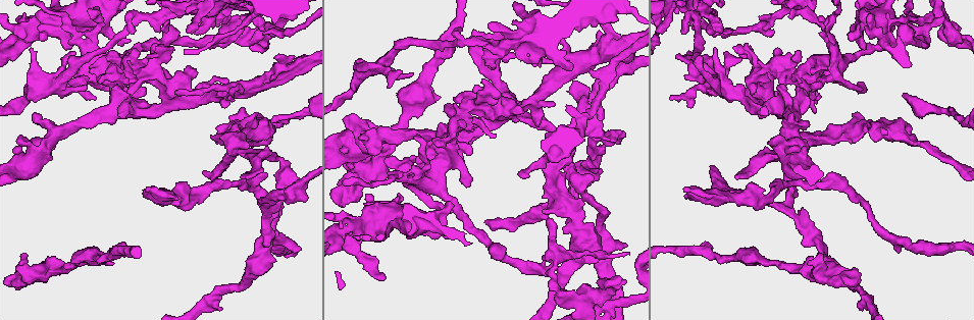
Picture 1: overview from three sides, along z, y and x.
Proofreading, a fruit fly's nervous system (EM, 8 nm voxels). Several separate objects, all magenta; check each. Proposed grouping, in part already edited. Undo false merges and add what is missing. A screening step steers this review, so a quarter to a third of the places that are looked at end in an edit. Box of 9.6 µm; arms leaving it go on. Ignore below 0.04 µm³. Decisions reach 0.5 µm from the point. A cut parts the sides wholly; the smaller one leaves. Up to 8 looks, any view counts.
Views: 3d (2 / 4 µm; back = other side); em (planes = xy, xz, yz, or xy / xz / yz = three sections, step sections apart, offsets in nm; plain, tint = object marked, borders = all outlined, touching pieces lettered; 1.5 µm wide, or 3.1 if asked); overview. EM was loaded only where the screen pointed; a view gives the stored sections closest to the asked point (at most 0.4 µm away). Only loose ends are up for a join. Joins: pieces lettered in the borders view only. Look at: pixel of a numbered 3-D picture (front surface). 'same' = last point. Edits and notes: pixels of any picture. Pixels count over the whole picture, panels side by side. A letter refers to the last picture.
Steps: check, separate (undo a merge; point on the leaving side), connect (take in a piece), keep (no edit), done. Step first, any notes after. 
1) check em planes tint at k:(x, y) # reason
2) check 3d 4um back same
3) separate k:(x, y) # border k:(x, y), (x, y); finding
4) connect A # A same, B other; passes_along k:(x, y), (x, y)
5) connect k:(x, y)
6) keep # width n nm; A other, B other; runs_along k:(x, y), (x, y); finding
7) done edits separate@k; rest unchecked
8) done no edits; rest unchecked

check em yz step 4 tint at 1:(911, 126) # thick end

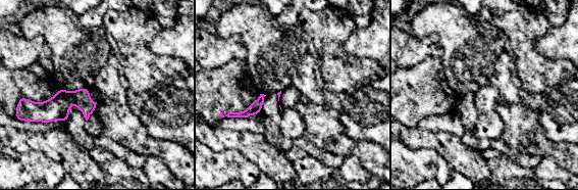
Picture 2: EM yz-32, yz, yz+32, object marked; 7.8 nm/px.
check em planes borders same # another direction

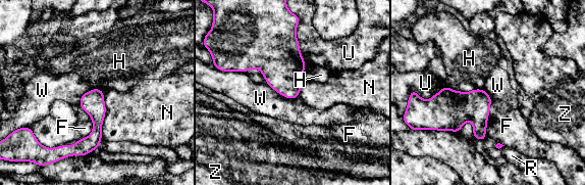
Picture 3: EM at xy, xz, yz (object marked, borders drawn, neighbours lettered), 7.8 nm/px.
keep # F other, H other, N other, R other, U other, W other, Z other; runs_along 3:(101, 92), (97, 133), (76, 153); none of them fits

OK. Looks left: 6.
check em yz step 4 plain at 1:(580, 125) # sudden change in width

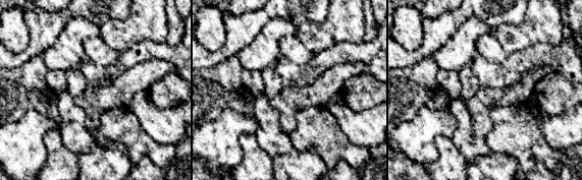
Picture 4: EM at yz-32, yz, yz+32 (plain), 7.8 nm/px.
check em yz step 4 borders same # what lies round it

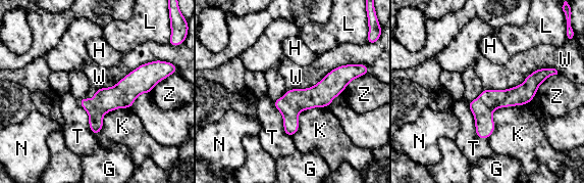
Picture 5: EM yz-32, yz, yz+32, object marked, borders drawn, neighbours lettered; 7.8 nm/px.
keep # longest_contact W 650 nm; G other, H other, K other, L other, N other, T other, W other, Z other; border 5:(98, 133), (95, 135); all the same cell

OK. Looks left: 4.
check em xy step 8 plain at 1:(23, 255) # stops while still wide

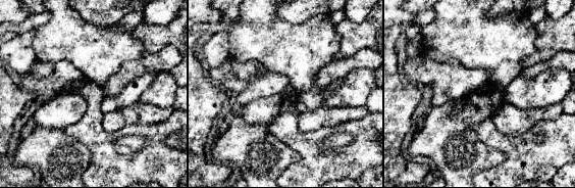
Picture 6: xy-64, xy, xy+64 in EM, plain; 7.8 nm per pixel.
check em xy step 8 borders same # see the neighbours

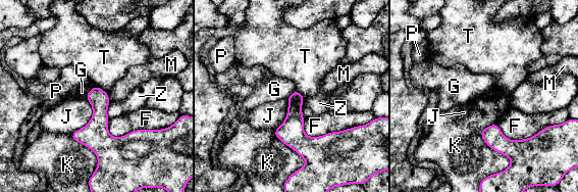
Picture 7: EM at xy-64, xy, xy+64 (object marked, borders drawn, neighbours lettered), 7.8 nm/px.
keep # F other, G other, J other, K other, M other, P other, T other, Z other; border 7:(94, 86), (84, 97); no lettered piece goes on from it

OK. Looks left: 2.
done no edits; rest unchecked

